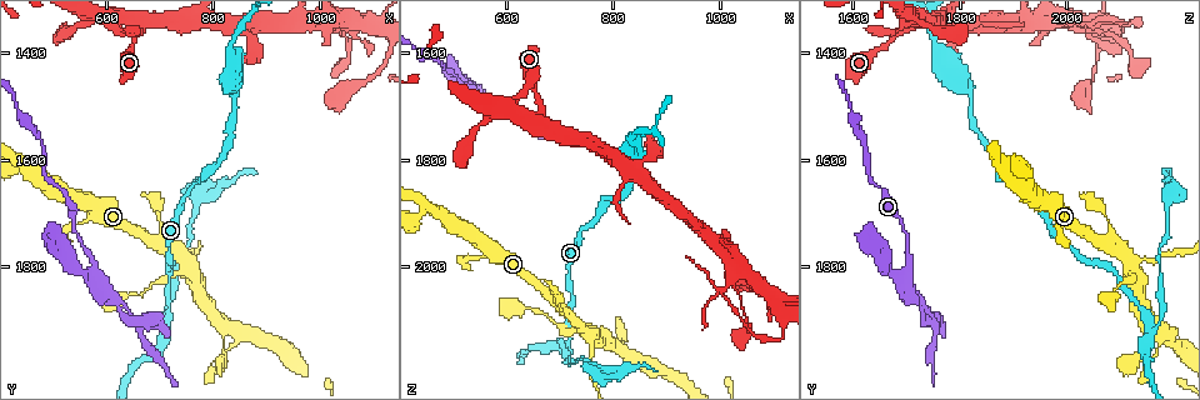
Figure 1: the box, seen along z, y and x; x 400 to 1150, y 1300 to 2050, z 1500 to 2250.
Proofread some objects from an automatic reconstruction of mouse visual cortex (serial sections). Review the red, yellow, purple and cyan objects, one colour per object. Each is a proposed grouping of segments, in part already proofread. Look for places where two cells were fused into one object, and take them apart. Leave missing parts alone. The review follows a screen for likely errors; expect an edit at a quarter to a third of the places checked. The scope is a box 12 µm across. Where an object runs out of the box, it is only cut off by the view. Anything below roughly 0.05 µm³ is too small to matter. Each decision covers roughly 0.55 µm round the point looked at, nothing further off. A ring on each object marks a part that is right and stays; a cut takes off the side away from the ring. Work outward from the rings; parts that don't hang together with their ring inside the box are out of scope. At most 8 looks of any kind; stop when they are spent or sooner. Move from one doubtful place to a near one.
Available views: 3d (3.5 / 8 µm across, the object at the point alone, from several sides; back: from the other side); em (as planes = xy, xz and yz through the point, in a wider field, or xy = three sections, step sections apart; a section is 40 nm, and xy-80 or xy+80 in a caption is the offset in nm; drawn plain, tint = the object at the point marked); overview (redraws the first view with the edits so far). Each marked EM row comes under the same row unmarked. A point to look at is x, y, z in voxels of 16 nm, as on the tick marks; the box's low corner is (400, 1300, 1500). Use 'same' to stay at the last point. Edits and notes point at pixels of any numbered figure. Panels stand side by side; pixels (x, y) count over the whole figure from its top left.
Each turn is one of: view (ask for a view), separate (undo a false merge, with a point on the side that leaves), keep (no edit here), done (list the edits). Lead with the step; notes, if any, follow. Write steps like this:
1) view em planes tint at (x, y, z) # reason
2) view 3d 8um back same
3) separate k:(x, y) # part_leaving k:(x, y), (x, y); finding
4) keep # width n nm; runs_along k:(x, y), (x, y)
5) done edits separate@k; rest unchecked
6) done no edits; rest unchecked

view 3d 3.5um back at (650, 1375, 1675)

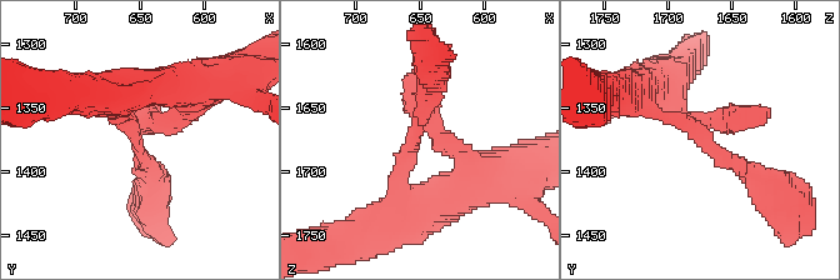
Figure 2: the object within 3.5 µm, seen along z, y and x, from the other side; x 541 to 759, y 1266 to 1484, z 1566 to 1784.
view em xy step 1 tint at (652, 1374, 1670) # now the EM

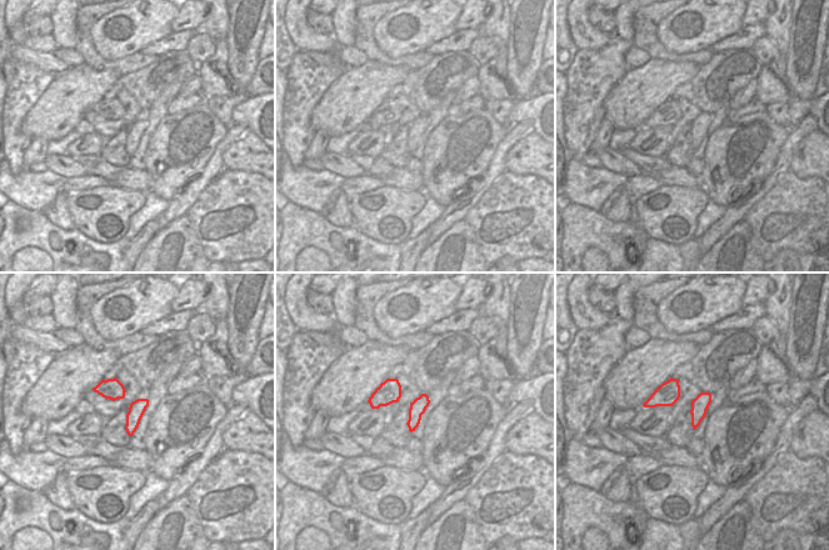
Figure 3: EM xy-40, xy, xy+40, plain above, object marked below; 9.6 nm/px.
keep # width 150 nm; runs_along 2:(765, 184), (689, 123), (638, 103); all the same cell

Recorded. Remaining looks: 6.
view 3d 3.5um at (575, 1800, 1710) # two arms in line, one across

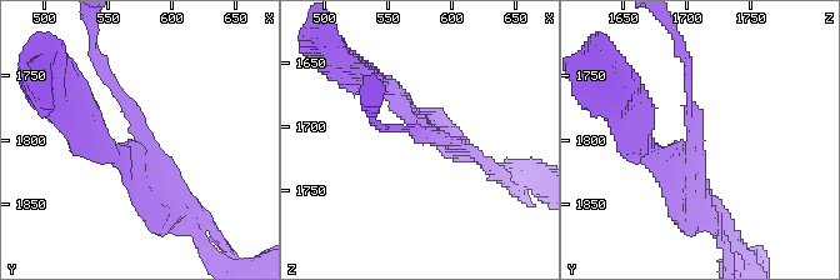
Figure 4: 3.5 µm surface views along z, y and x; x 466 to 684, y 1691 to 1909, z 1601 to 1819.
separate 4:(156, 224) # part_leaving 4:(140, 150), (94, 146), (68, 96); a second cell is stuck on

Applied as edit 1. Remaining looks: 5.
view overview

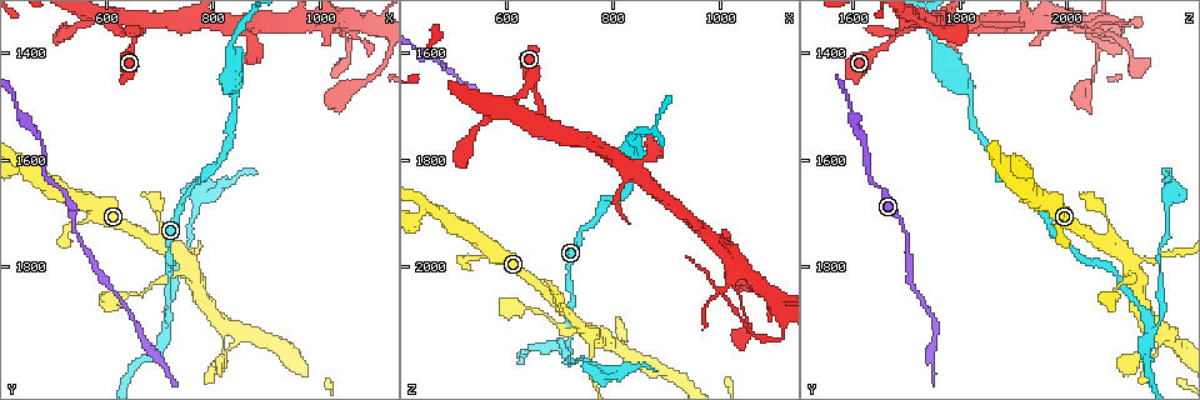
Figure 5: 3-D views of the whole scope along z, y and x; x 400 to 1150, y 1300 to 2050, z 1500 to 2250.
view 3d 3.5um at (720, 1910, 2165) # side arm on a straight run

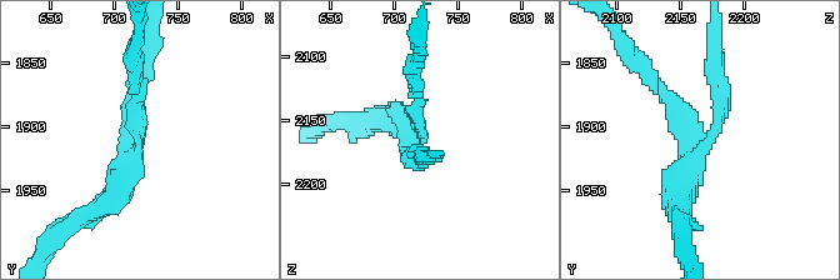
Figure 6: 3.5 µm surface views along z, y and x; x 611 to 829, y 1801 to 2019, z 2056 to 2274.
view em planes tint at (720, 1912, 2164) # need the tissue

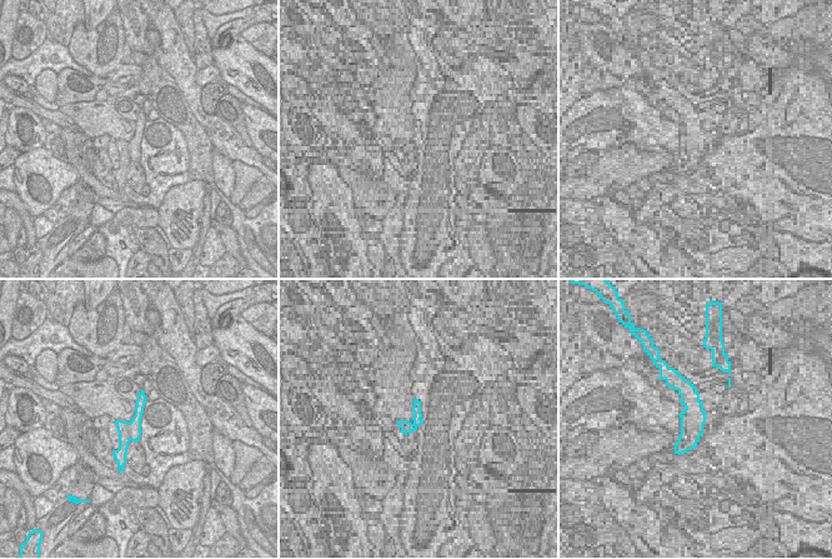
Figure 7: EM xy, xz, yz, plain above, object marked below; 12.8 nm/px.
separate 6:(720, 98) # width 260 nm; part_leaving 6:(704, 148), (720, 105), (714, 33); a second cell is stuck on

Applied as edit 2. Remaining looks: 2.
done edits separate@4, separate@6; rest unchecked

